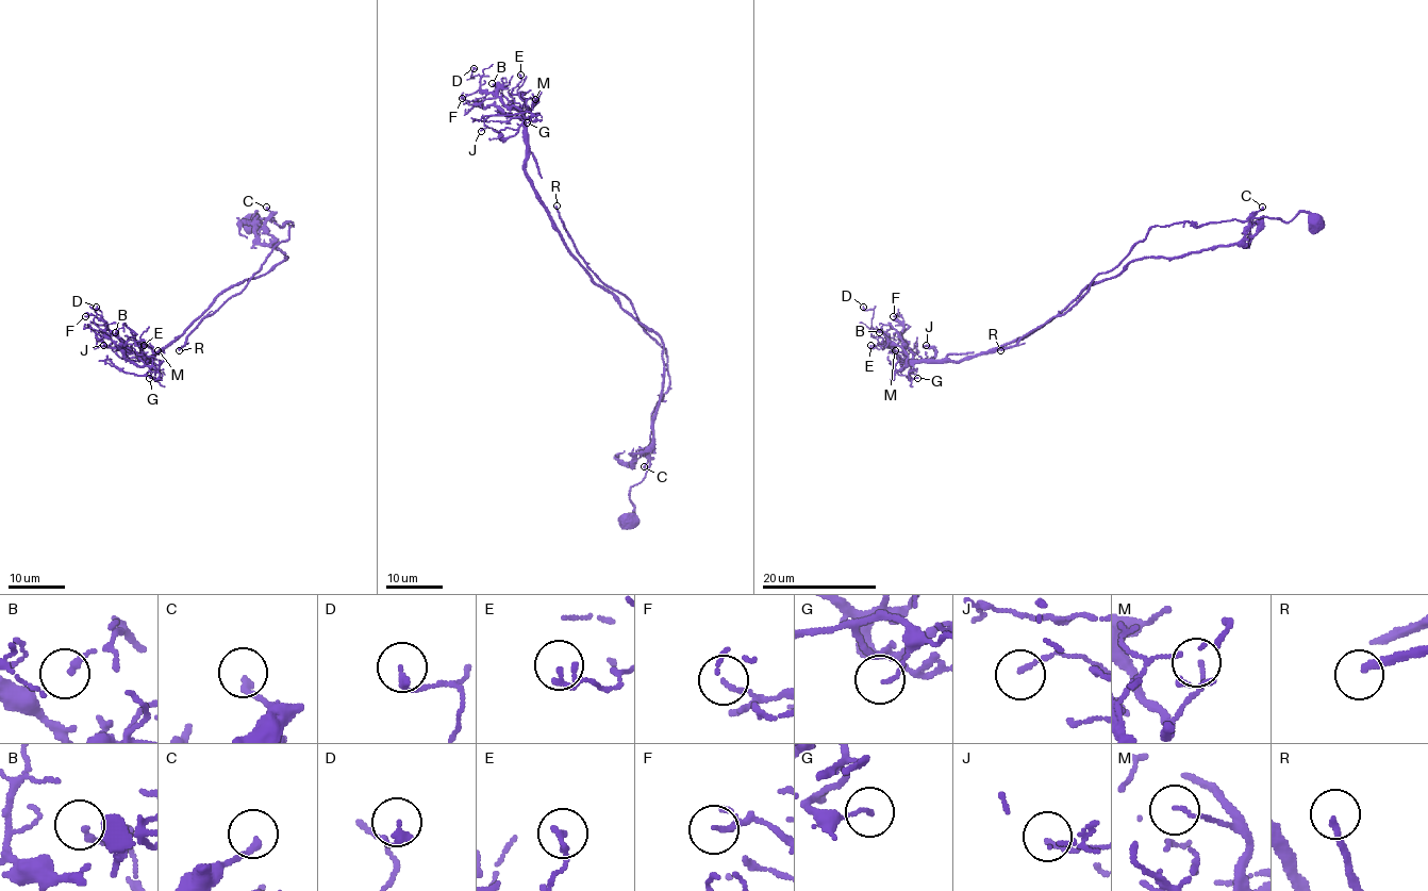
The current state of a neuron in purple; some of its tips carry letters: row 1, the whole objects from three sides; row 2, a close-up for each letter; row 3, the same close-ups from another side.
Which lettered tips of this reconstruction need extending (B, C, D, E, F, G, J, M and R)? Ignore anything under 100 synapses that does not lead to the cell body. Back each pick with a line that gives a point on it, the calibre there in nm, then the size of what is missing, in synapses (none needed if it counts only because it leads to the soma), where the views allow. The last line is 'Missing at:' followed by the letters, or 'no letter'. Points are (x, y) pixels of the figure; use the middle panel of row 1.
Missing at: no letter

